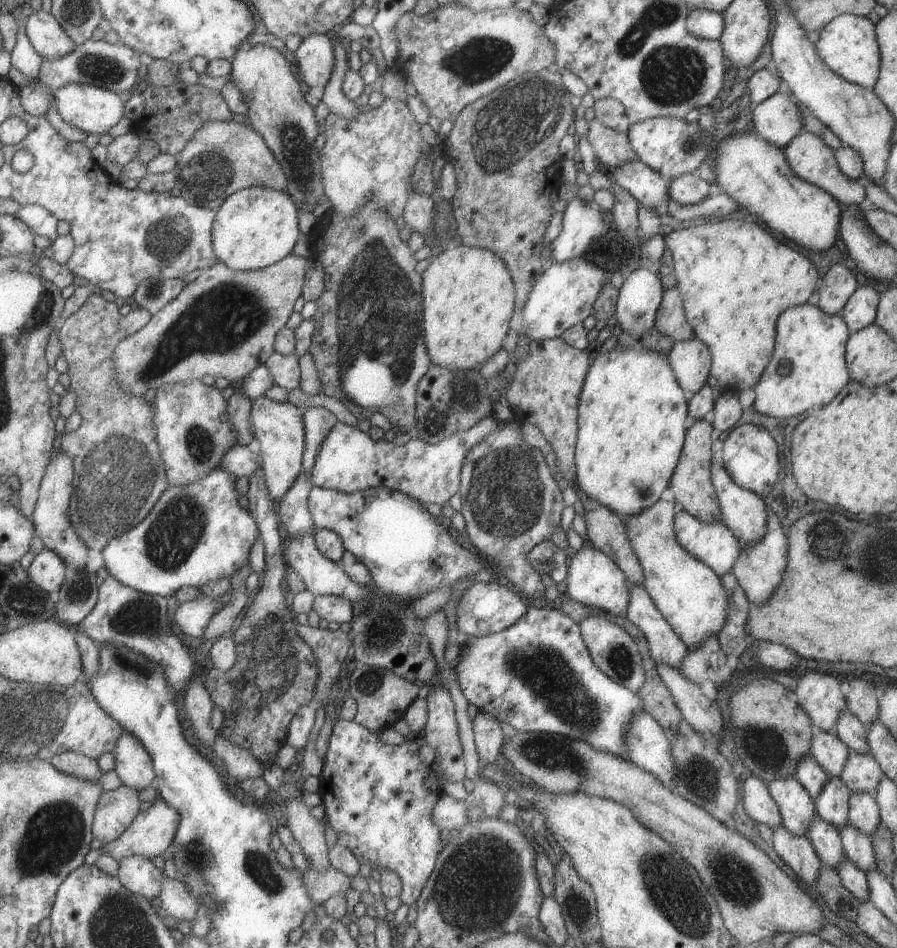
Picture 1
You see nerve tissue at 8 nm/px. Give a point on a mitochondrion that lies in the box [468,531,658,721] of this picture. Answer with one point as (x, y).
(620, 660)

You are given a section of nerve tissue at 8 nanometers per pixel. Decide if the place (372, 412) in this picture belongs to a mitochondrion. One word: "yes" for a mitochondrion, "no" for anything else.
no

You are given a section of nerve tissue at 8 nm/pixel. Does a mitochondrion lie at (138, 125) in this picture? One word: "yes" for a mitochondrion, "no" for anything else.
no

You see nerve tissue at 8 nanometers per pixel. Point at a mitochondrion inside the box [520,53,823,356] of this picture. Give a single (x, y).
(605, 247)

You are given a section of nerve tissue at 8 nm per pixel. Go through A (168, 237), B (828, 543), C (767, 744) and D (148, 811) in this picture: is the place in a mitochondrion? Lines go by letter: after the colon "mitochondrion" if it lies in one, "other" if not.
A: mitochondrion
B: mitochondrion
C: mitochondrion
D: other

